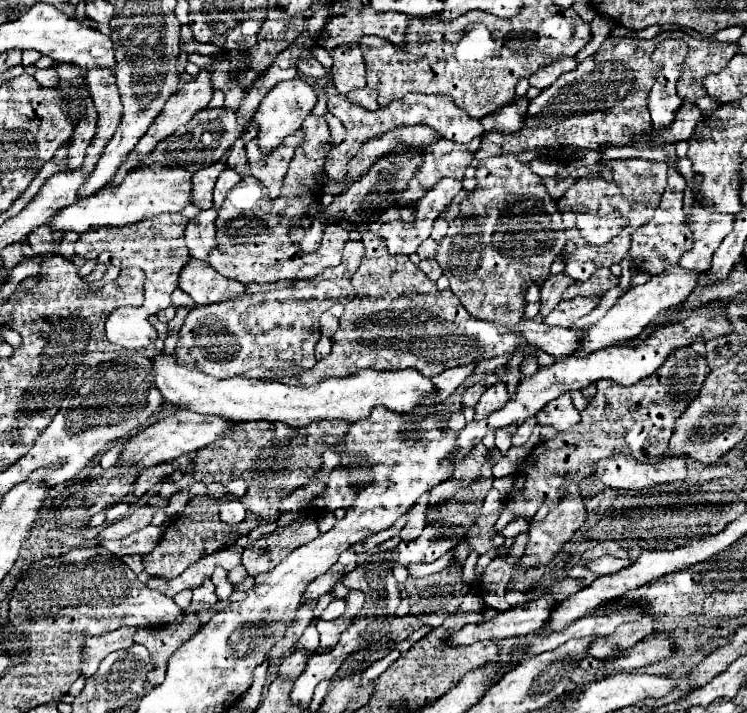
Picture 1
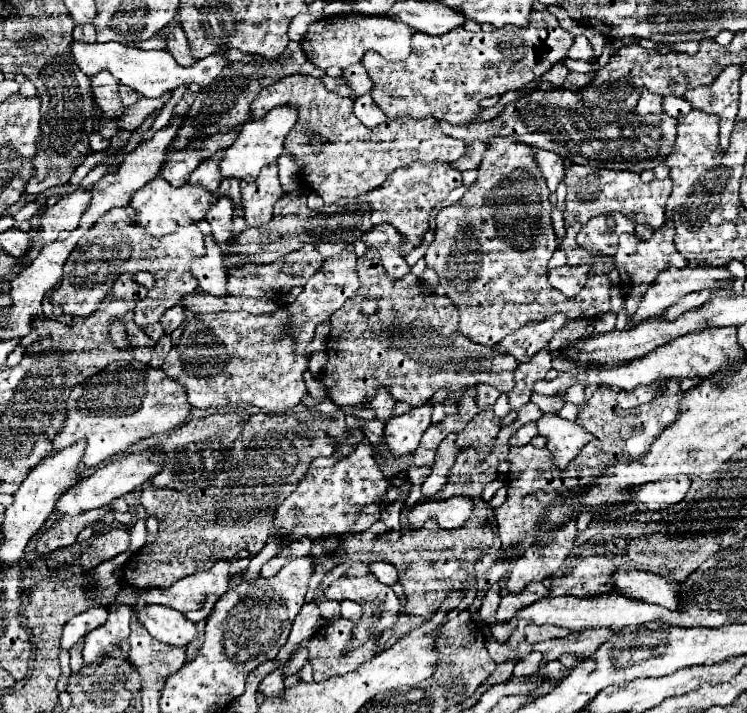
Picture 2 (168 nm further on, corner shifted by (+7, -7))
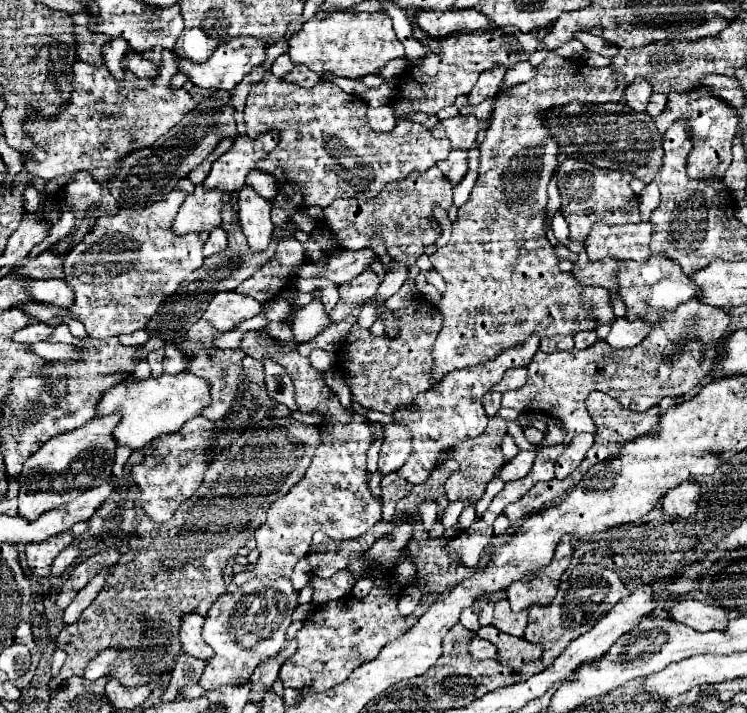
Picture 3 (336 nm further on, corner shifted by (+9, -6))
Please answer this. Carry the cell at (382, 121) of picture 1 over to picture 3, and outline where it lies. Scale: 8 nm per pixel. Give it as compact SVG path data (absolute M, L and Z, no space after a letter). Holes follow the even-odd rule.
M266 72L266 76L258 82L252 84L246 100L246 130L250 138L258 138L268 132L278 132L278 146L268 154L268 158L262 158L254 168L266 174L272 174L276 178L278 190L294 204L294 208L306 208L310 206L328 206L334 198L358 198L358 200L370 200L374 198L388 182L402 180L410 172L420 172L432 168L436 162L446 160L450 148L448 140L436 140L432 138L430 130L426 130L422 124L410 122L410 120L400 120L396 124L396 130L392 132L374 132L368 126L366 120L366 104L362 98L354 94L342 92L336 84L332 82L322 82L316 84L314 88L304 88L297 84L286 82L276 78L272 72ZM302 144L312 144L308 146L308 152L300 156L294 156L294 150L302 150Z

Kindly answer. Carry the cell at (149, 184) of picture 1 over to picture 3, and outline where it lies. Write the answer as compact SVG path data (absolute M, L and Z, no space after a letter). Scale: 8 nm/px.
M196 186L194 194L188 194L182 202L172 230L176 234L190 234L190 232L210 232L222 226L222 192L218 190L204 190Z

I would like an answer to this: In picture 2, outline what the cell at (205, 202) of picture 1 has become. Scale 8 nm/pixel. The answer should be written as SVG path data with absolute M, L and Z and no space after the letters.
M208 159L204 161L192 175L190 175L190 183L192 185L202 185L206 191L210 193L218 193L220 181L222 181L222 173L218 169L218 159Z

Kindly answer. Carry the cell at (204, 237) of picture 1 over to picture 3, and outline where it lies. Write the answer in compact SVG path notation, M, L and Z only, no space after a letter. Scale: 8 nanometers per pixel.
M220 292L212 298L202 318L210 322L210 326L216 328L218 332L228 332L238 322L260 314L260 310L262 310L262 304L252 298L246 298L238 292Z

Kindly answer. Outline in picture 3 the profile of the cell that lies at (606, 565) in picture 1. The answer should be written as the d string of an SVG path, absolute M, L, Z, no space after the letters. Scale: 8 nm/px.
M664 600L664 606L674 620L684 622L698 632L726 630L728 626L728 614L724 608L708 606L696 600Z

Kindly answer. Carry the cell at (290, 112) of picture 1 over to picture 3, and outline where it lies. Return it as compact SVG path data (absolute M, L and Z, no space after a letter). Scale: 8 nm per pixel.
M264 134L260 138L238 136L234 146L222 154L202 182L206 190L220 190L220 192L236 192L246 184L246 176L252 166L268 156L276 148L276 134Z

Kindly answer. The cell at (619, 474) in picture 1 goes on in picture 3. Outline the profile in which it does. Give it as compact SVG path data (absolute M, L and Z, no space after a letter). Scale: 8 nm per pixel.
M696 480L682 482L680 486L668 490L668 494L664 496L664 514L692 518L698 510L700 496L702 496L702 490Z

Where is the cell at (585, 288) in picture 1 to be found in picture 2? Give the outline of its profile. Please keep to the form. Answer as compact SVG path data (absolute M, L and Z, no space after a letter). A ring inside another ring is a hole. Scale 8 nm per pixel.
M492 139L488 147L490 149L484 153L482 163L490 163L492 171L478 173L478 179L482 177L484 183L478 181L472 183L466 195L506 195L506 197L496 197L496 201L504 201L504 203L466 207L458 201L450 207L444 207L436 217L436 239L424 255L426 265L438 273L440 285L444 285L446 295L458 307L460 331L476 343L496 345L518 327L532 321L548 319L554 313L566 313L568 319L596 319L608 313L610 311L608 275L592 277L590 285L574 298L567 298L562 293L554 291L554 287L550 287L546 279L548 261L552 253L558 249L558 241L550 221L550 211L552 211L548 199L550 191L546 187L546 181L538 165L534 163L534 149L526 143L516 143L512 139ZM526 191L540 191L540 201L526 201L526 197L522 197L528 195Z

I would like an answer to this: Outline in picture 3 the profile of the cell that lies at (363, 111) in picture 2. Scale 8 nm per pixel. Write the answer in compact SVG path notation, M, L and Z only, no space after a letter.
M386 104L380 108L368 108L368 122L376 132L390 132L396 126L398 118L394 116L392 106Z

